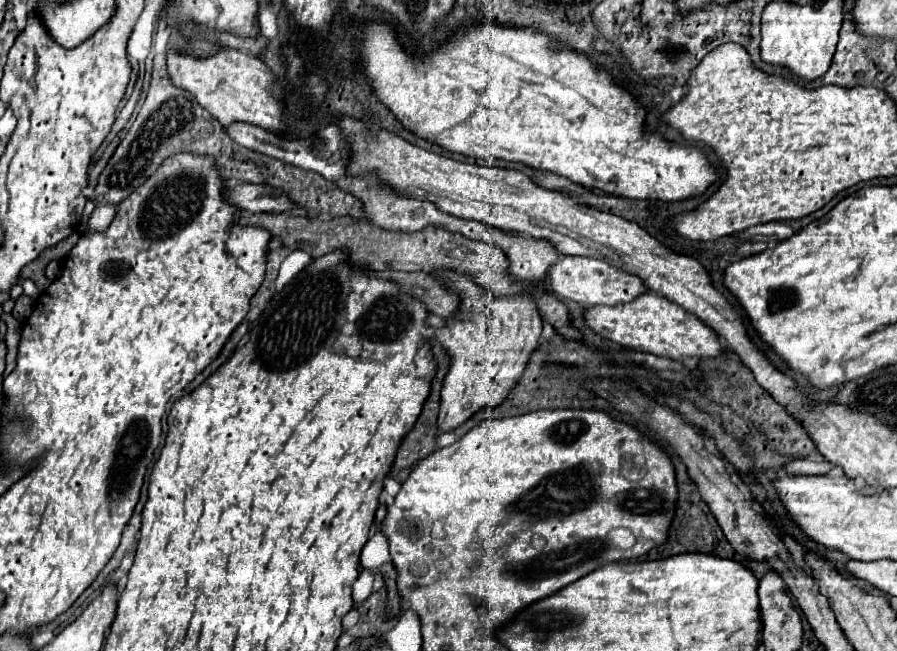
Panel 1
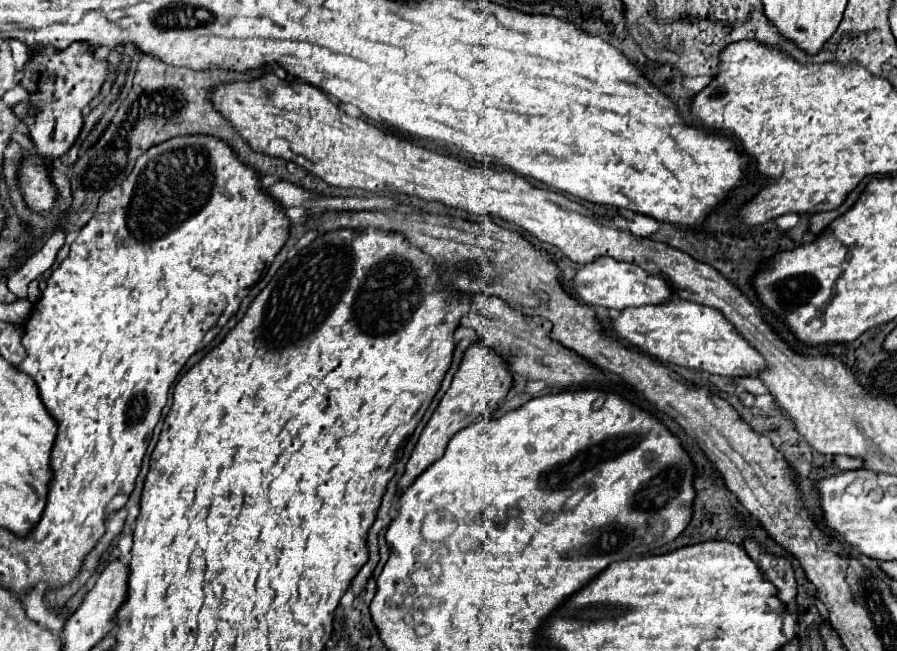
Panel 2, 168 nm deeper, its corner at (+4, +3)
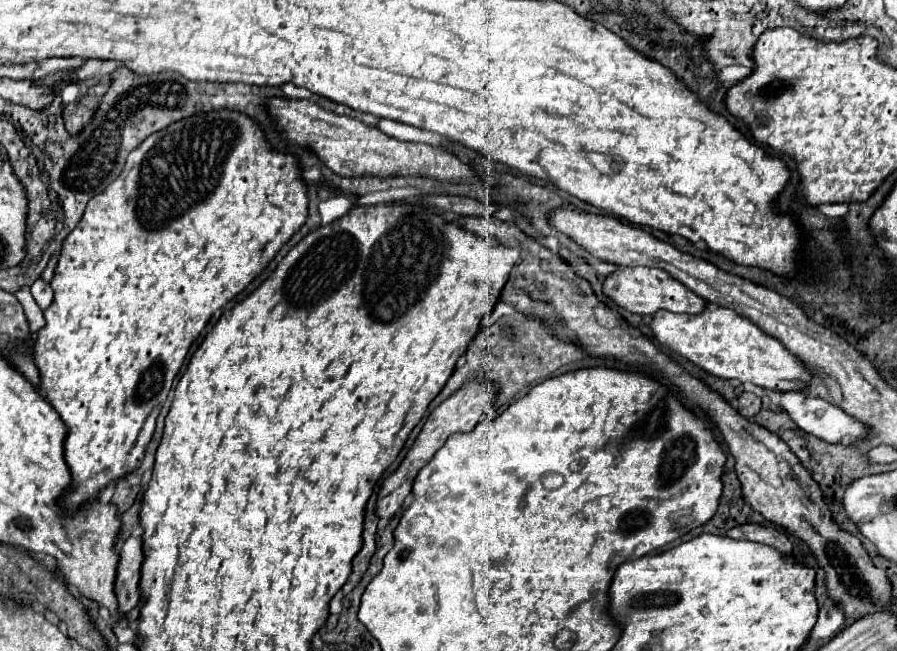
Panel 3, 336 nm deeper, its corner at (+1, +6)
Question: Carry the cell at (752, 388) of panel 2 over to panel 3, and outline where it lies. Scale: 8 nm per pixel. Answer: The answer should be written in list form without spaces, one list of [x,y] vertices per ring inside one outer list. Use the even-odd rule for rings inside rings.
[[[780,392],[780,404],[804,432],[832,444],[846,440],[854,444],[868,432],[864,424],[822,398],[800,396],[798,392]]]

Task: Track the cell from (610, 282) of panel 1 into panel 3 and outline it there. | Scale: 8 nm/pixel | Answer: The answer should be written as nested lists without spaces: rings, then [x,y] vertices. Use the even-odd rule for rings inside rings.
[[[630,266],[630,268],[618,268],[610,276],[604,278],[602,292],[612,298],[620,308],[632,312],[632,314],[654,314],[656,310],[668,310],[668,312],[686,312],[686,314],[698,314],[702,312],[706,300],[690,292],[686,286],[682,286],[678,280],[674,280],[668,272],[662,272],[662,268],[642,268],[642,266]]]

